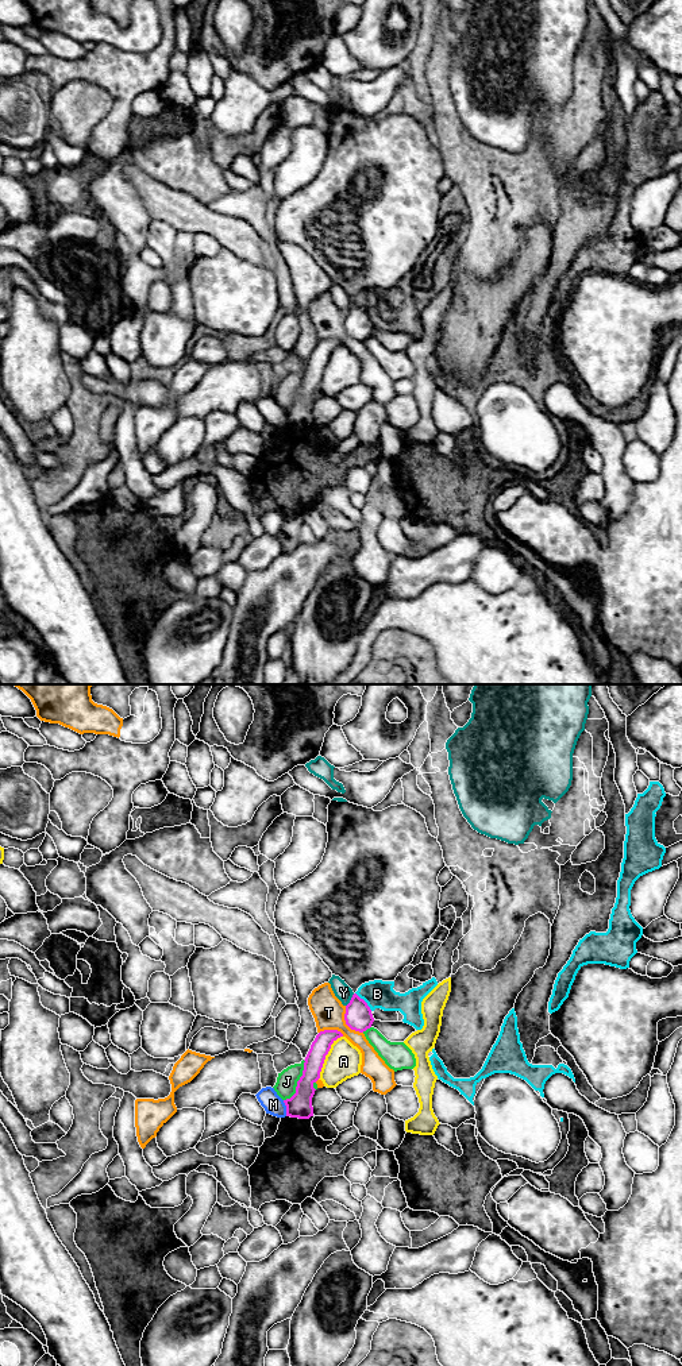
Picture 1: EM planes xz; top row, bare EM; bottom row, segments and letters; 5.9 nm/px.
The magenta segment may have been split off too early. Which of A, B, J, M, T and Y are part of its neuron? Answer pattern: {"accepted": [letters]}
{"accepted": []}

